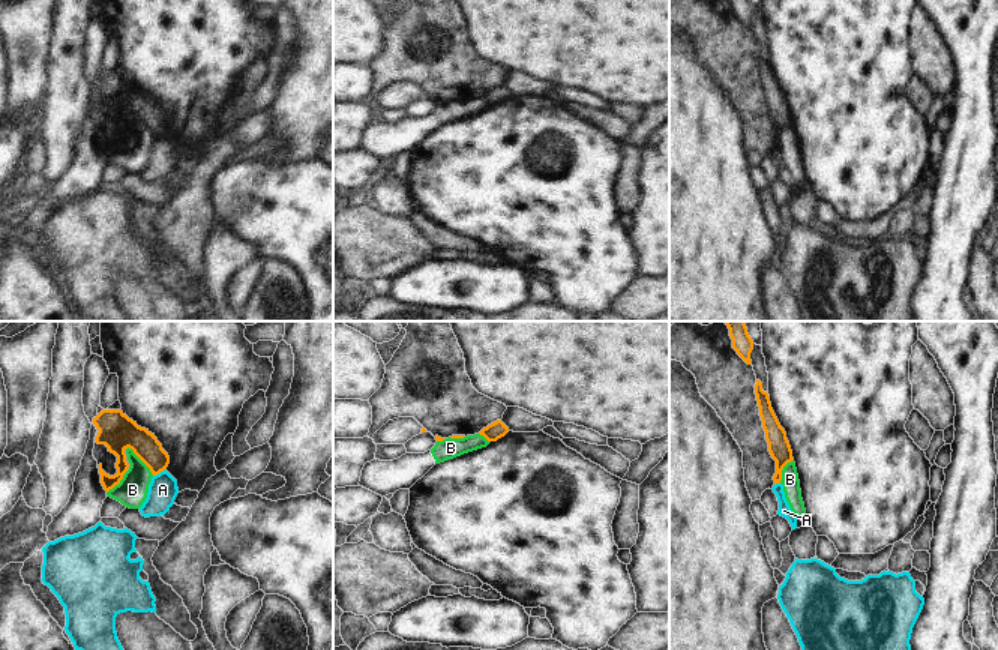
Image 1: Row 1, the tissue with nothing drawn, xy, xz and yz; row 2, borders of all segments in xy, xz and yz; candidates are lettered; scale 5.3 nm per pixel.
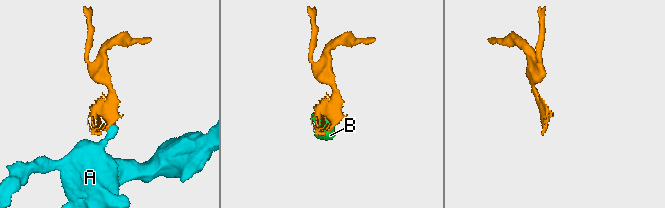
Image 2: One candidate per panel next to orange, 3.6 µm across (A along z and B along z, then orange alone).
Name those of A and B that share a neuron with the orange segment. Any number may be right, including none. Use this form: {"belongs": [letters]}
{"belongs": []}

